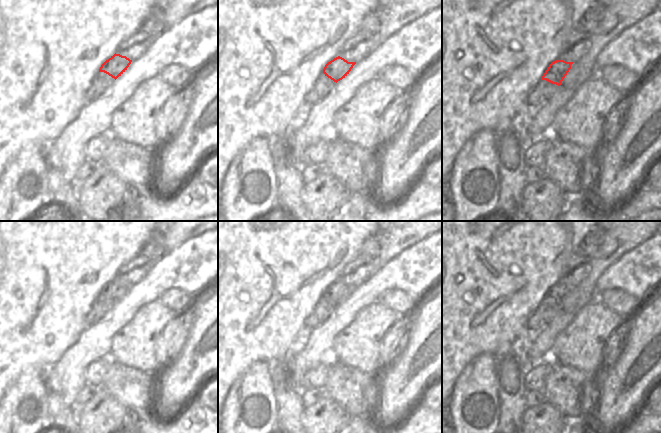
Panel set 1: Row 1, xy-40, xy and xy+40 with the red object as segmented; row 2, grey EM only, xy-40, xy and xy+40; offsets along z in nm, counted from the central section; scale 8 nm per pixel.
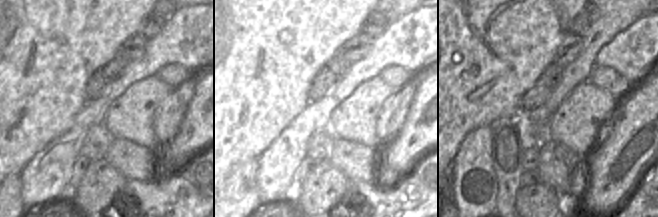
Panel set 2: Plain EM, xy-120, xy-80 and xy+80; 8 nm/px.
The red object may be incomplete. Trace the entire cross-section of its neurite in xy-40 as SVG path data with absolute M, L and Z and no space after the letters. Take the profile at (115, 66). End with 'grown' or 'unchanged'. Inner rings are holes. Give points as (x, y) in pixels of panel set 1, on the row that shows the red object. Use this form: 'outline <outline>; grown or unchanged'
outline M116 53L106 60L87 91L87 102L92 102L104 96L113 82L127 70L131 62L132 60L126 56Z; grown

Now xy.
outline M340 56L328 62L315 85L305 97L305 106L312 106L323 100L335 84L349 74L355 64L356 62L348 62Z; grown

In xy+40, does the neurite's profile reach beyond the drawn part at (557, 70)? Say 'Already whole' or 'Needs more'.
Needs more

